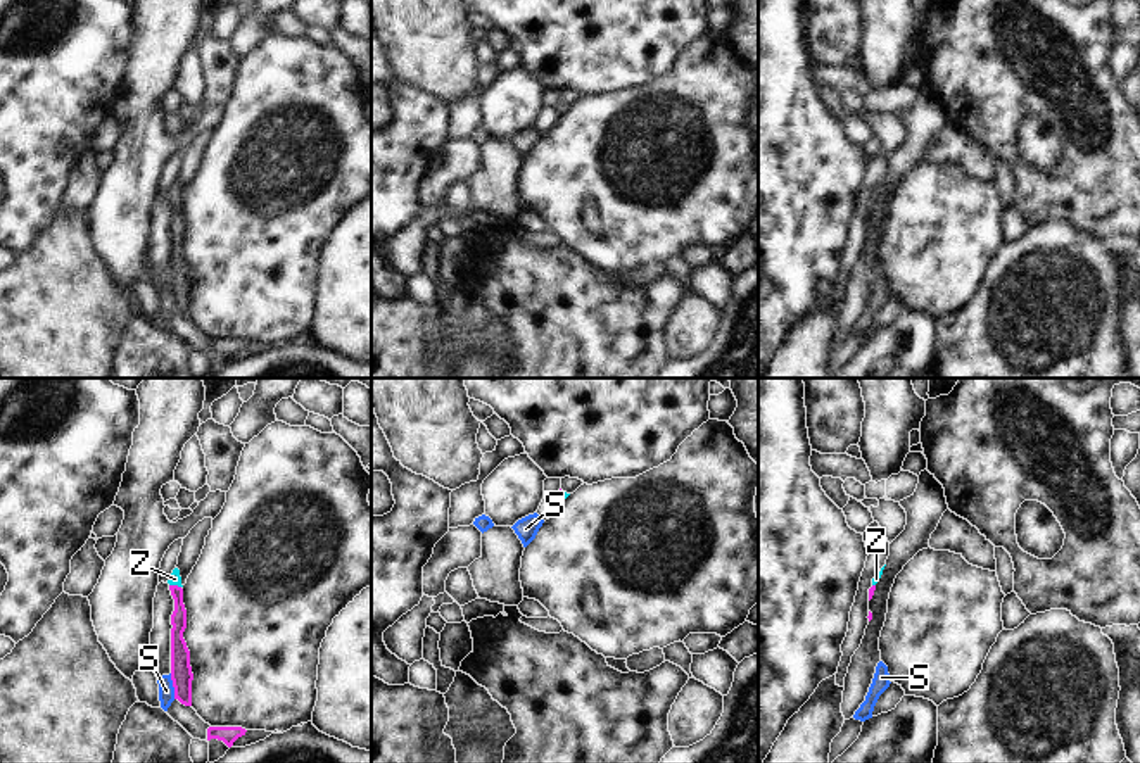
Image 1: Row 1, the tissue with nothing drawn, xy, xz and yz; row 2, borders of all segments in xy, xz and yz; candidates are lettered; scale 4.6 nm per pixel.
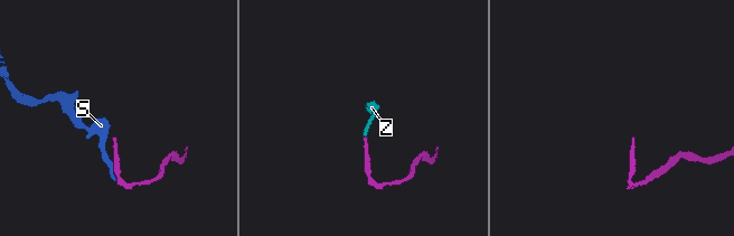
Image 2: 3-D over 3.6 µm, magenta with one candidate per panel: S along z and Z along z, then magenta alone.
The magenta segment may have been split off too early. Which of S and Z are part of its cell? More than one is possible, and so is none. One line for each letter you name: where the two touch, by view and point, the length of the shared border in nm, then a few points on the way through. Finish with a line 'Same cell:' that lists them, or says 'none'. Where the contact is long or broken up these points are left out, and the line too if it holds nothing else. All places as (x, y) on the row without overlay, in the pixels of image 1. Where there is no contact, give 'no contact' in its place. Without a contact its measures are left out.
Z: contact xy (175, 199); length 60 nm; way xy (178, 232), (175, 199), (175, 192)
Same cell: Z

